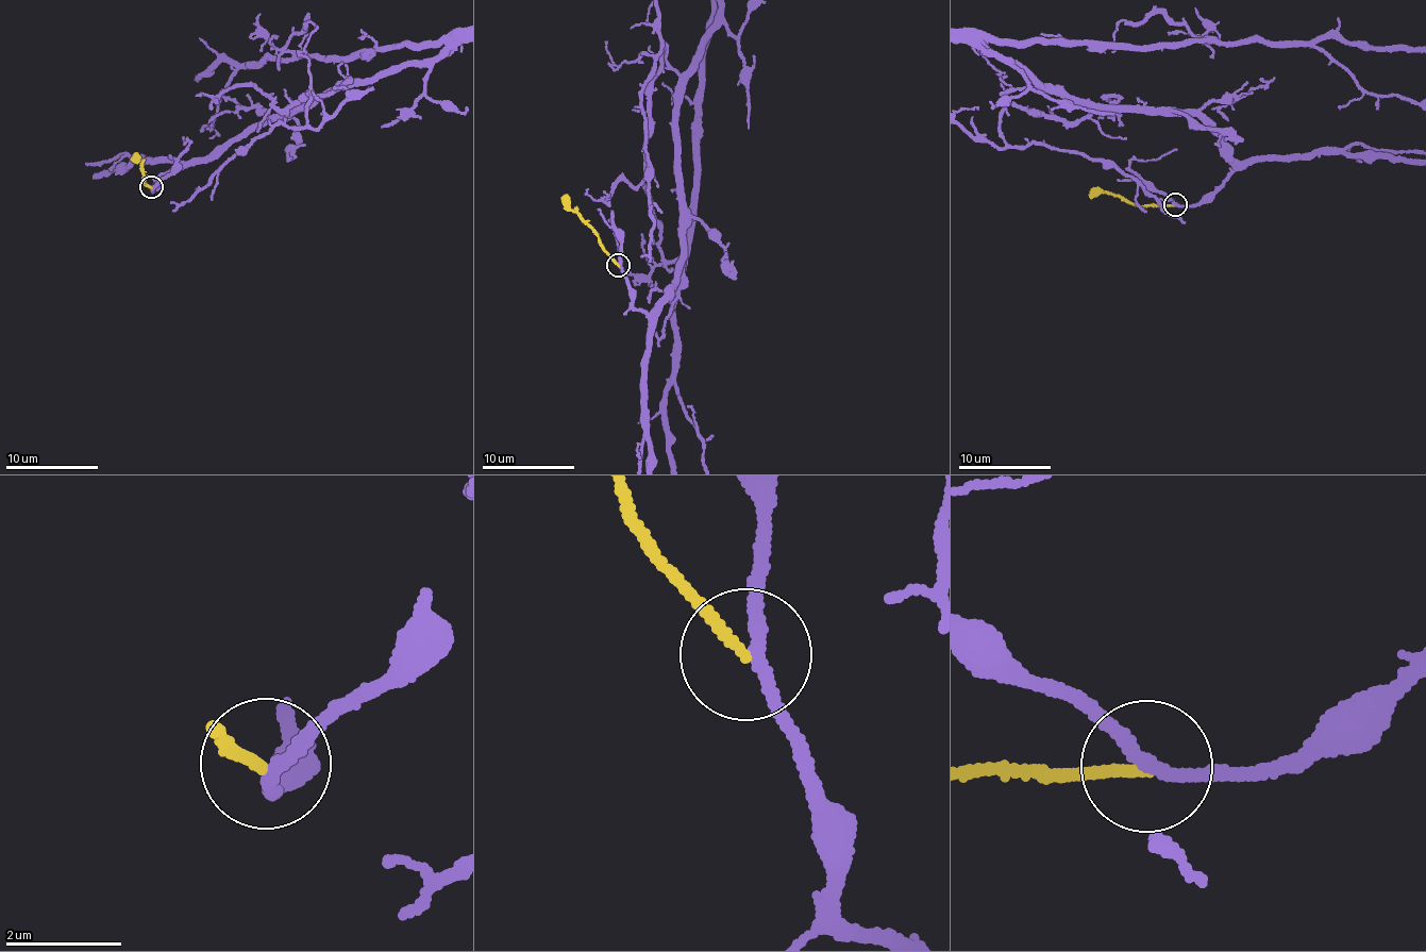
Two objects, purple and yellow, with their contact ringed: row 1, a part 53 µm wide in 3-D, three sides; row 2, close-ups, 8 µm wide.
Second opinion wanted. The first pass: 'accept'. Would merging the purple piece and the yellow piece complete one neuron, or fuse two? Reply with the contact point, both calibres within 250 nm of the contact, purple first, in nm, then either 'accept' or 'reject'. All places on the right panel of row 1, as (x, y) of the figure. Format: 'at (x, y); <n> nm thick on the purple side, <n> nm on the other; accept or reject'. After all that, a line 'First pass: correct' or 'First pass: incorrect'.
at (1175, 204); 220 nm thick on the purple side, 170 nm on the other; reject
First pass: incorrect

